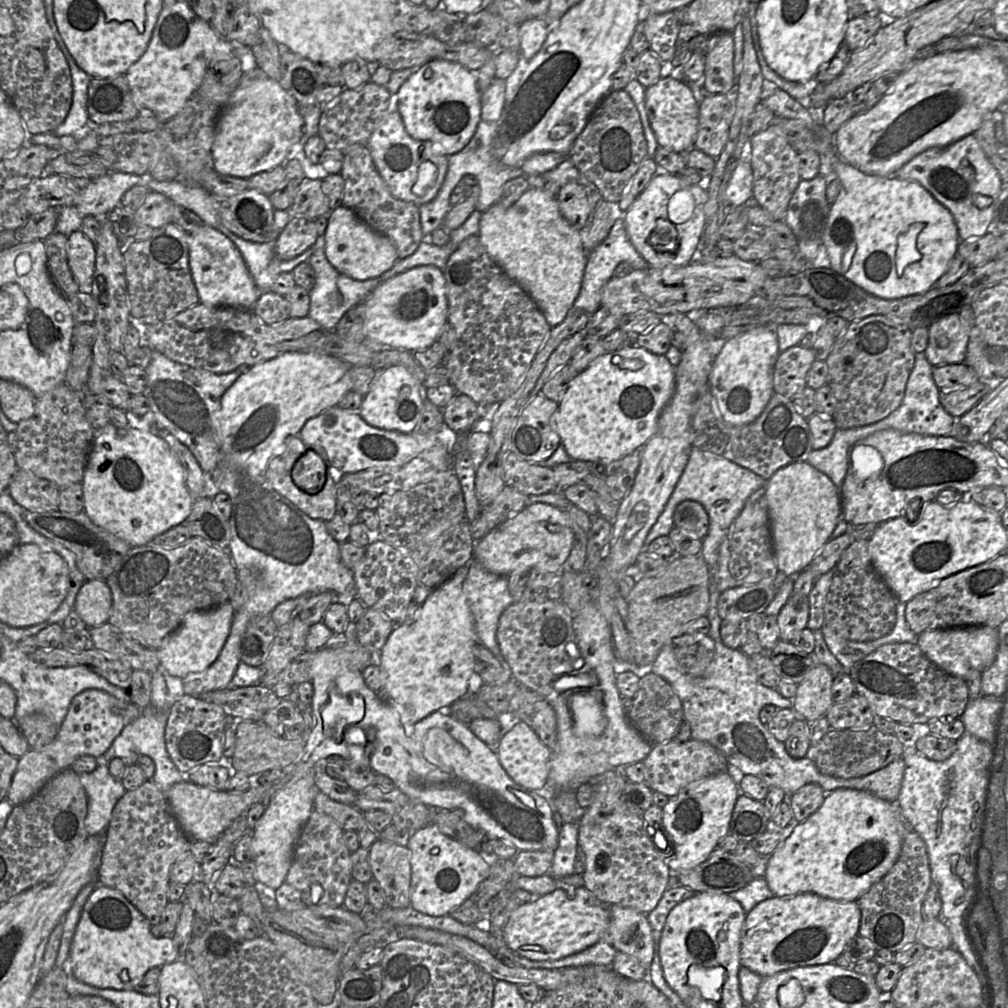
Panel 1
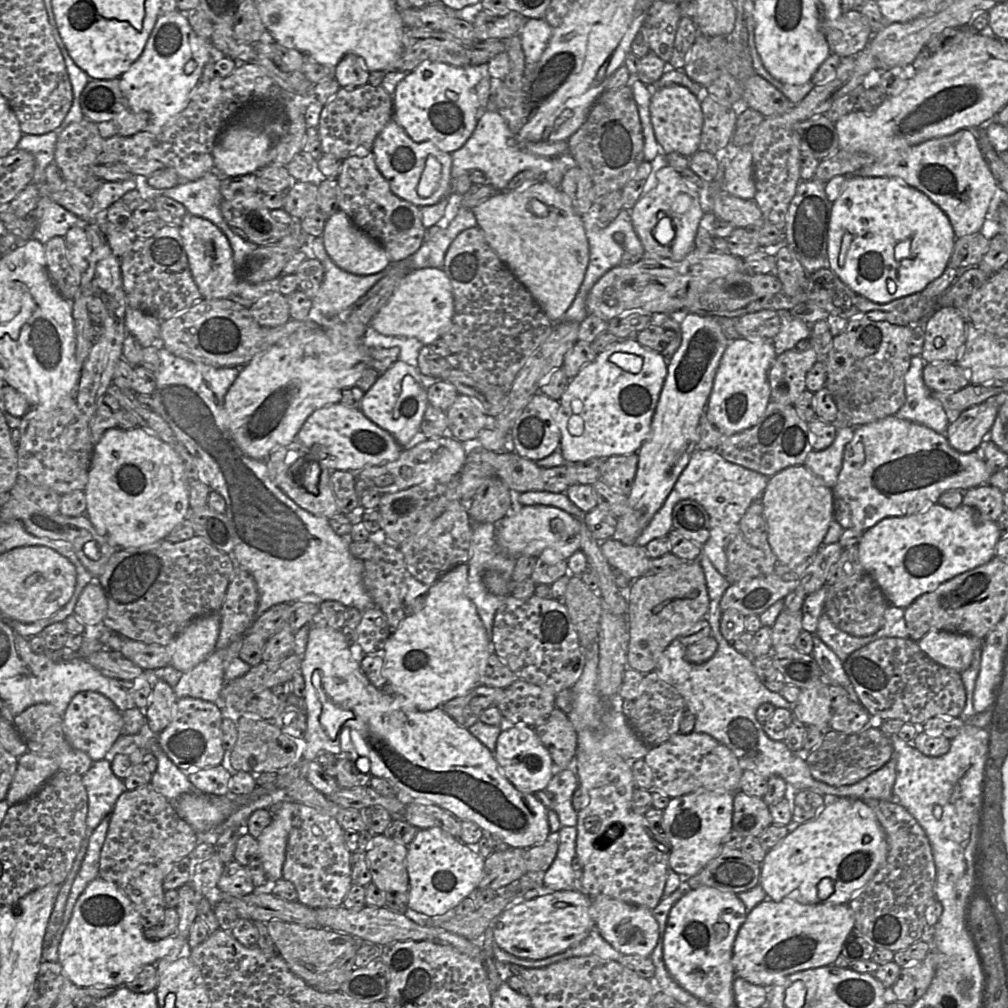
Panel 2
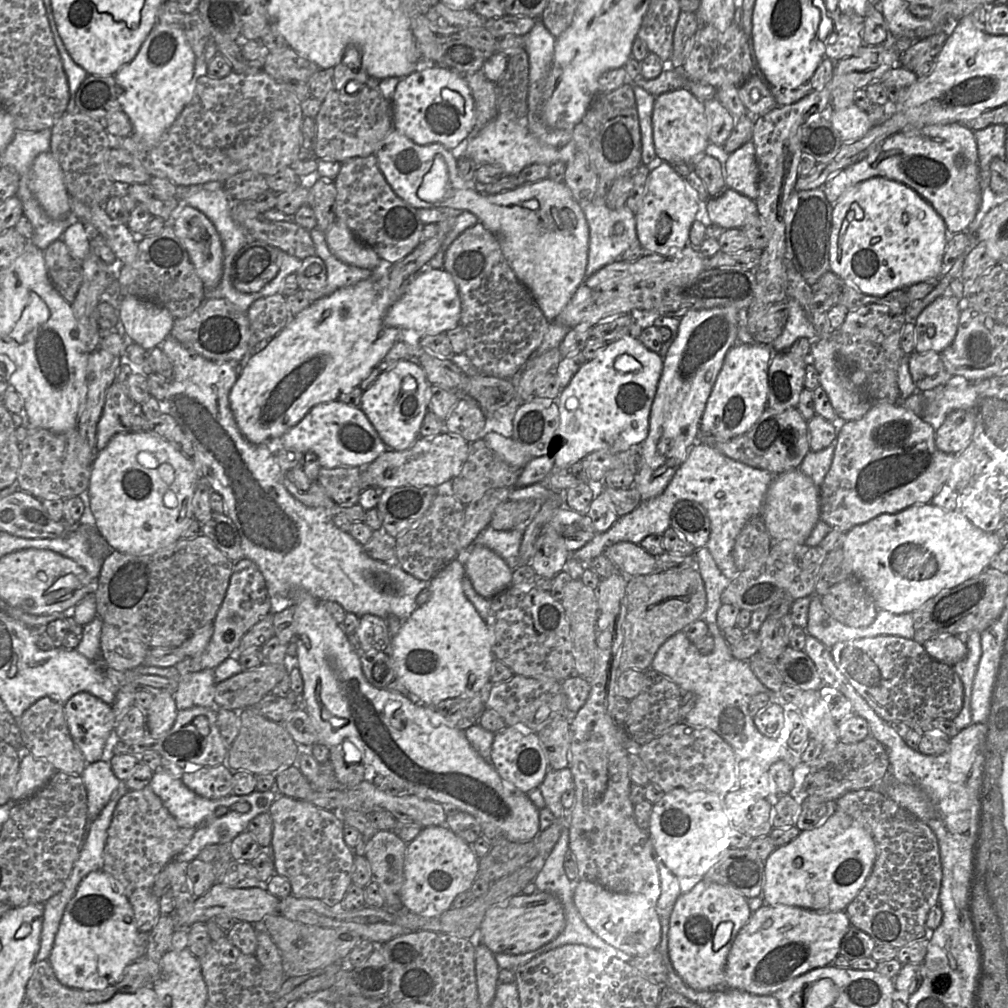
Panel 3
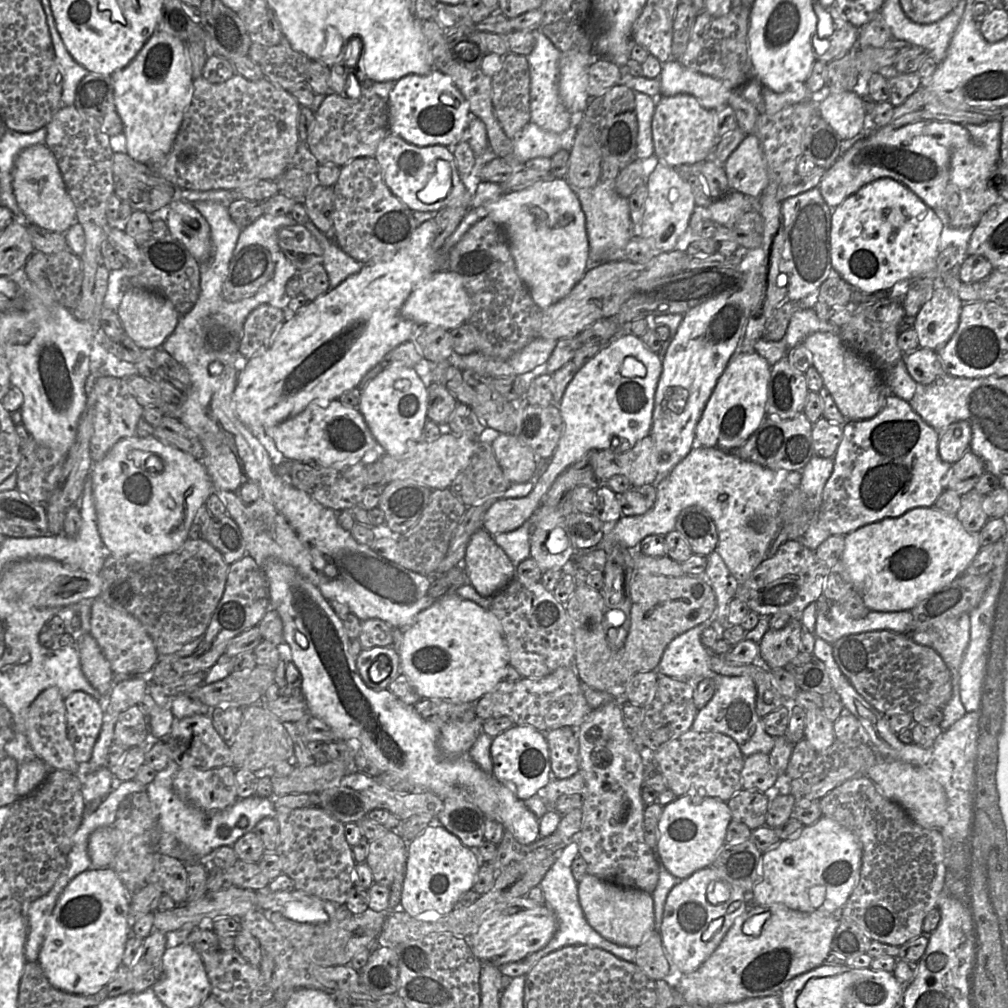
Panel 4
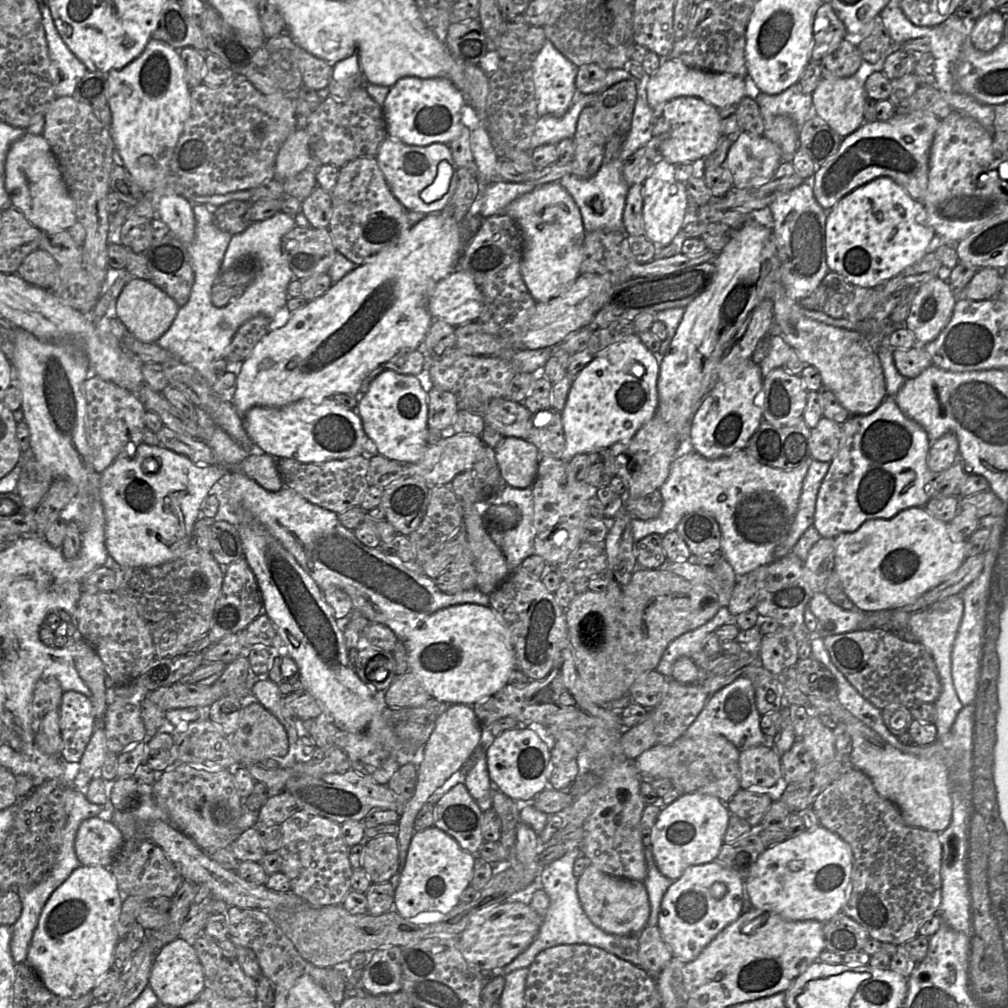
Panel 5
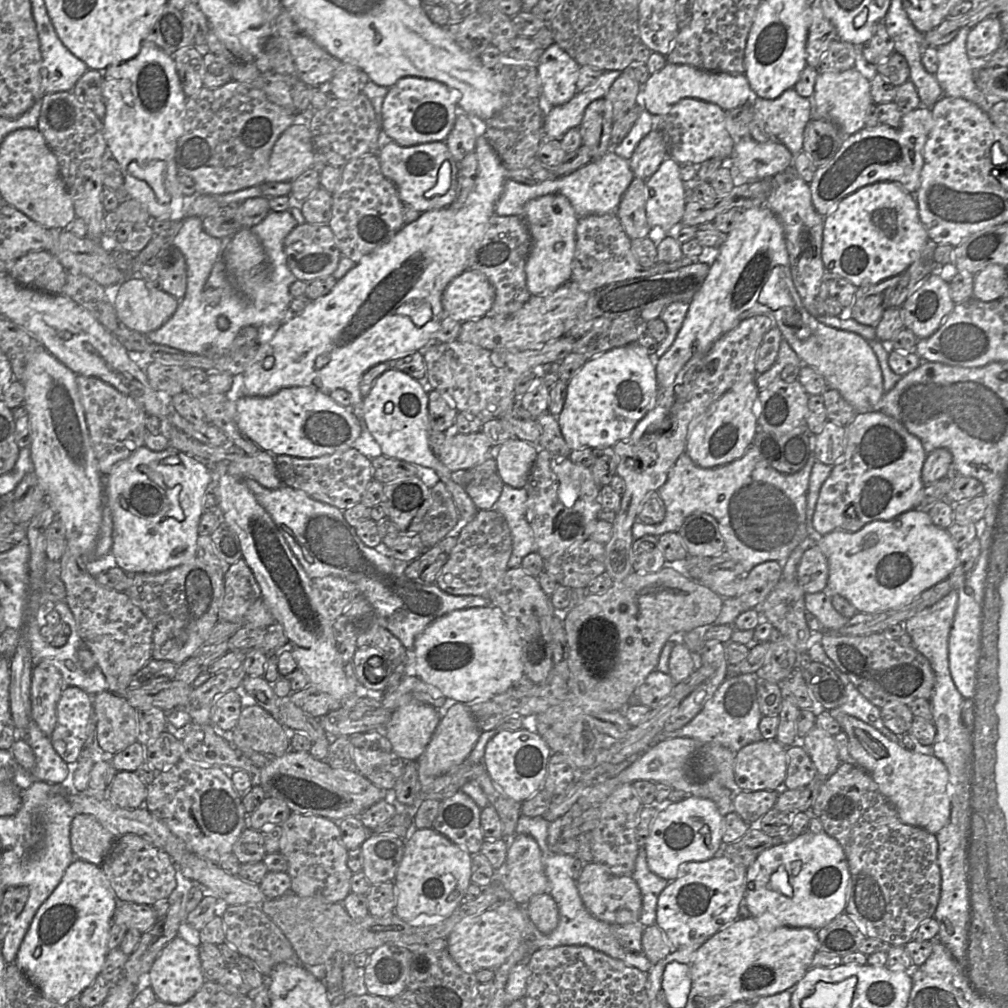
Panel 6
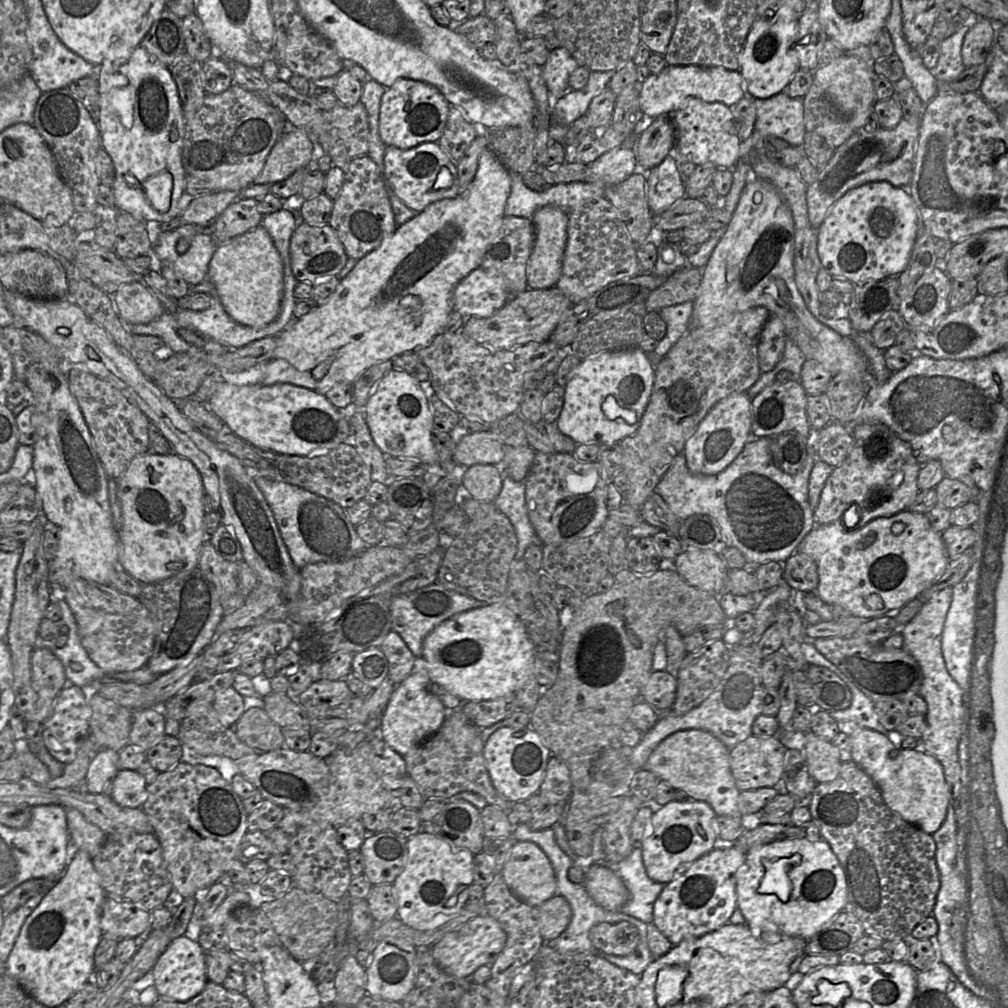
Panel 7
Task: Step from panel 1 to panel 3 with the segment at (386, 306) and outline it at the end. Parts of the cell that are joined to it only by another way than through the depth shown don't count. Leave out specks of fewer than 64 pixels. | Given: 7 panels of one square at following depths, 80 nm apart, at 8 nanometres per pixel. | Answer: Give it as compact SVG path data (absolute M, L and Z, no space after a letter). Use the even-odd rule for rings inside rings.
M425 268L406 284L403 294L387 311L384 323L401 330L416 330L422 336L434 336L457 327L460 317L461 301L452 275L443 268Z

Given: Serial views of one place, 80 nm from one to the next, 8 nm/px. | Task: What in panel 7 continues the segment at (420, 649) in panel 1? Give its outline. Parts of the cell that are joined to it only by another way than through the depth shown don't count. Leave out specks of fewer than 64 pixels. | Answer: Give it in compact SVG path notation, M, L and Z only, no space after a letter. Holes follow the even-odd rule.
M502 603L486 604L485 606L470 609L461 612L436 626L423 641L422 657L416 657L412 672L419 669L427 669L432 683L442 686L451 694L459 697L463 701L483 701L494 700L496 698L508 696L516 693L516 691L525 683L525 681L533 675L534 666L534 644L528 634L527 628L521 621L519 616L515 614L509 607Z

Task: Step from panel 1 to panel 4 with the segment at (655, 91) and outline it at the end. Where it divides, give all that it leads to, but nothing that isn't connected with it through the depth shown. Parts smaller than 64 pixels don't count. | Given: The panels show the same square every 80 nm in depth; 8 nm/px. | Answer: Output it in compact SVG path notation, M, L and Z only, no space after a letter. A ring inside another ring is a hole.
M689 94L659 96L652 118L654 154L669 166L692 165L710 158L719 139L714 112L707 110Z

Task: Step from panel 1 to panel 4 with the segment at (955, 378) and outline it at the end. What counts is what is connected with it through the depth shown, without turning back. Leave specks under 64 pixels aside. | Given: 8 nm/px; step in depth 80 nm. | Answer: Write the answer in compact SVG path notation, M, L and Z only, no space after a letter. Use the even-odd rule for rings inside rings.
M918 347L911 352L904 353L902 360L911 378L922 385L932 384L947 374L937 351L929 348Z

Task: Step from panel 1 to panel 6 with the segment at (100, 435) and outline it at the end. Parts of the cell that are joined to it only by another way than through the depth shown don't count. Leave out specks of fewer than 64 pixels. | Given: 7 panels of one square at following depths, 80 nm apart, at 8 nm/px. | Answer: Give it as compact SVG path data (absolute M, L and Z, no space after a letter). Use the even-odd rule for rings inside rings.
M144 445L117 463L109 473L108 497L113 516L109 561L134 574L166 571L196 558L204 495L210 491L211 481L224 474L254 479L268 489L283 484L275 456L263 450L254 456L204 464L173 447L157 452Z

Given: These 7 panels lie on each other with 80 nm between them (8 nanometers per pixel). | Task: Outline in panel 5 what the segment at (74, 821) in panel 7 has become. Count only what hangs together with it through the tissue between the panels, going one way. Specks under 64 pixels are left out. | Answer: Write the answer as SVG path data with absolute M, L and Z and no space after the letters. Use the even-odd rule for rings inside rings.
M85 819L75 837L75 853L82 865L110 868L124 844L123 834L110 820Z

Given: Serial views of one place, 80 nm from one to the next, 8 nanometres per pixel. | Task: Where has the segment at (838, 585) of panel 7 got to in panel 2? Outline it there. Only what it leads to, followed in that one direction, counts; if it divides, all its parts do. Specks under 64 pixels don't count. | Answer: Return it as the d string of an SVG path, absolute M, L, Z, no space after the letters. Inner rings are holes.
M935 503L919 513L882 519L863 532L857 547L864 571L878 584L888 604L906 608L940 584L989 562L1000 539L996 521L985 519L977 509L964 504L948 509Z

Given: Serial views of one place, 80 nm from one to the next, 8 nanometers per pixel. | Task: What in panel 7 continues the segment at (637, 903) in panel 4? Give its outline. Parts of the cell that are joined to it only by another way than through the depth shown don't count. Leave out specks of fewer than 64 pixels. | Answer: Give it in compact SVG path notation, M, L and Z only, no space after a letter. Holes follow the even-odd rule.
M593 863L584 870L583 885L598 905L610 911L620 911L629 899L623 880L603 863Z

